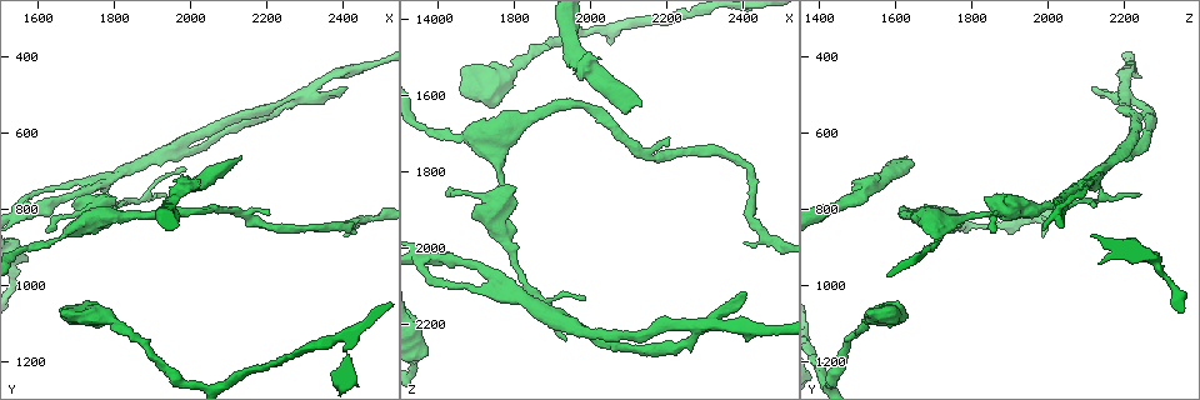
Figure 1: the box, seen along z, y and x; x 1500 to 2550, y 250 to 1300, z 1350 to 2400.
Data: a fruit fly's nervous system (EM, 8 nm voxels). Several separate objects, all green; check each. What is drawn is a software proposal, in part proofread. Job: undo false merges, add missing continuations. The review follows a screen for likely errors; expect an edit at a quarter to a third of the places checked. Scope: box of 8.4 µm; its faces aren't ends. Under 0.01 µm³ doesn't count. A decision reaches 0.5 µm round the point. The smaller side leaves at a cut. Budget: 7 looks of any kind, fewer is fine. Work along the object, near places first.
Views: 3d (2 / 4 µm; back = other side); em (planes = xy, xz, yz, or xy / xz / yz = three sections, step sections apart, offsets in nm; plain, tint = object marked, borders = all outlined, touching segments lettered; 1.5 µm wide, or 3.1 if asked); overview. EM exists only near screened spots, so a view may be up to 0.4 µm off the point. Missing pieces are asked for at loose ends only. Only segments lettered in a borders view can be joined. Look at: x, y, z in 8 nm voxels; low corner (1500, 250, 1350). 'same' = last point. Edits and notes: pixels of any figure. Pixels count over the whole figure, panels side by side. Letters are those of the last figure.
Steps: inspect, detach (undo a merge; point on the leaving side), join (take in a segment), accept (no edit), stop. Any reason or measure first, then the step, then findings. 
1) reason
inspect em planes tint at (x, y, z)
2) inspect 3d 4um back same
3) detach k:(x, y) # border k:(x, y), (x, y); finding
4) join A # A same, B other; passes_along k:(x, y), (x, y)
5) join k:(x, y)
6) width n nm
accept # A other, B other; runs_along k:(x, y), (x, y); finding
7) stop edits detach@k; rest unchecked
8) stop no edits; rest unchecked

end of a long branch
inspect 3d 4um at (2130, 660, 1625)

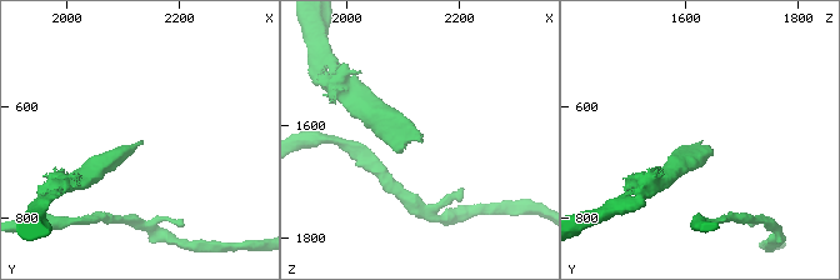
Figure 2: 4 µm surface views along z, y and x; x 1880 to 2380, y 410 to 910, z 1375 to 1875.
inspect em planes borders at (2130, 660, 1630)

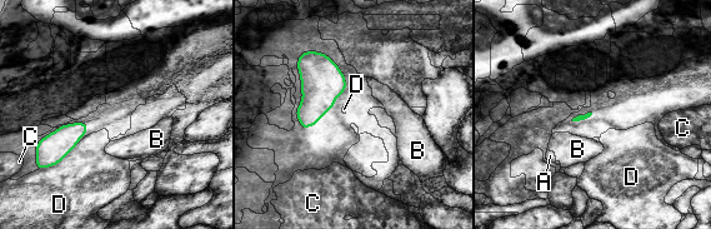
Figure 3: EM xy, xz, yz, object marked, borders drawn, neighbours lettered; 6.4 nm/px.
accept # A other, B other, C other, D other; border 3:(75, 147), (59, 162), (48, 167); no lettered segment goes on from it

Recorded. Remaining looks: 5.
a narrow waist
inspect 3d 4um at (2420, 835, 1825)

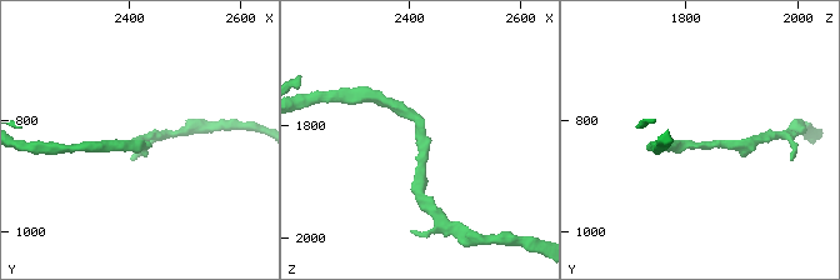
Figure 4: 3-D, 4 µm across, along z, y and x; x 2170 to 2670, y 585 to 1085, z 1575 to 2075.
arm_widths 170, 180 nm; shape alone is not enough
inspect em planes tint at (2425, 845, 1820)

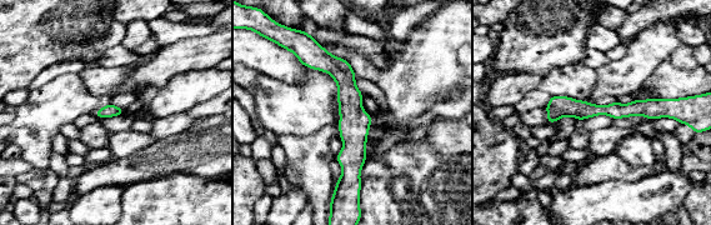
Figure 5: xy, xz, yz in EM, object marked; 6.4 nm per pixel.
see the neighbours
inspect em planes borders same

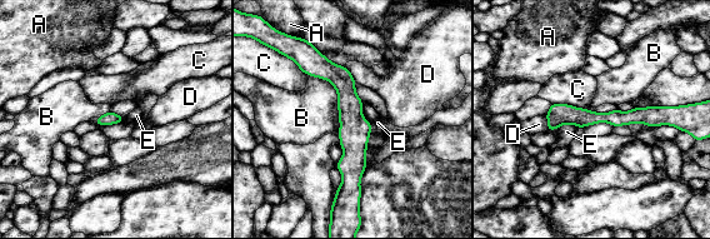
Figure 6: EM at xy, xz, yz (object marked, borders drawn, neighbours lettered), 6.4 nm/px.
longest_contact B 400 nm
accept # A other, B other, C other, D other, E other; runs_along 6:(316, 54), (350, 105), (346, 194); one neuron here

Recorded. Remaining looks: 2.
branch point
inspect em planes tint at (1745, 795, 1900)

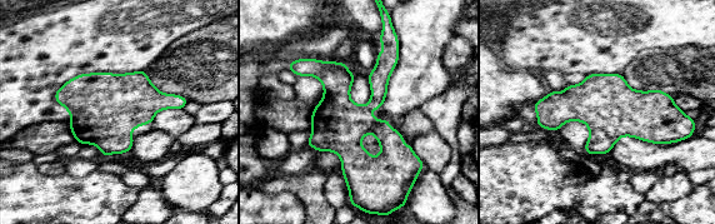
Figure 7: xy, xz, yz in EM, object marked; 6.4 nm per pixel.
inspect em planes borders same

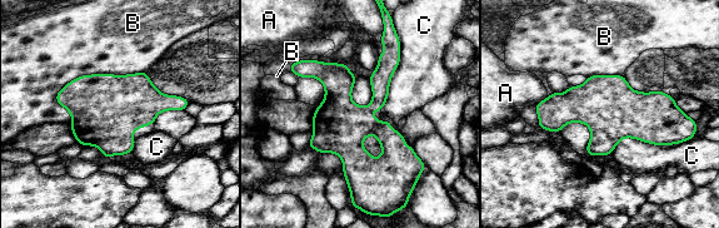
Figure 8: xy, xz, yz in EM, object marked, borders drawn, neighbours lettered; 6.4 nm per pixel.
longest_contact B 600 nm
accept # A other, B other, C other; border 8:(683, 140), (623, 138), (610, 153); one neuron here

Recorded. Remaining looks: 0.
stop no edits; rest unchecked

